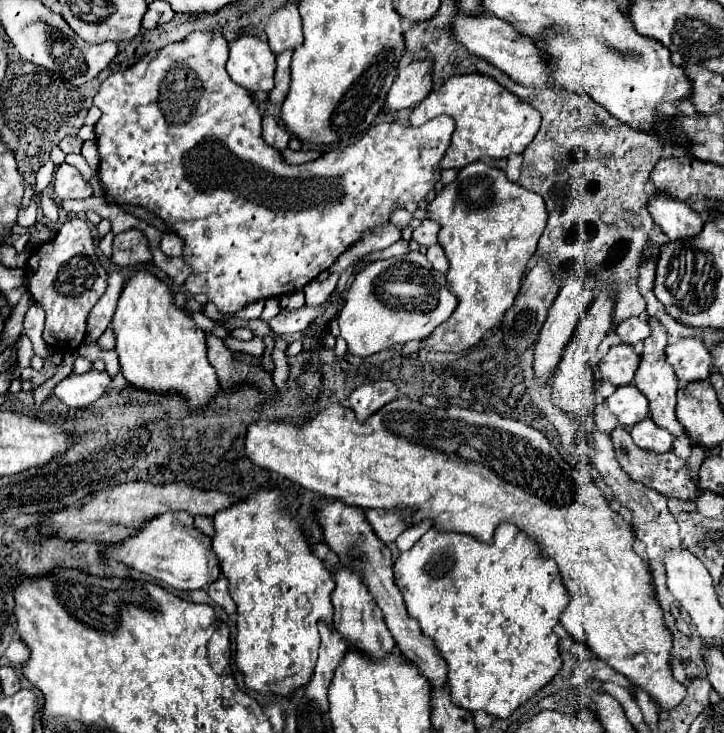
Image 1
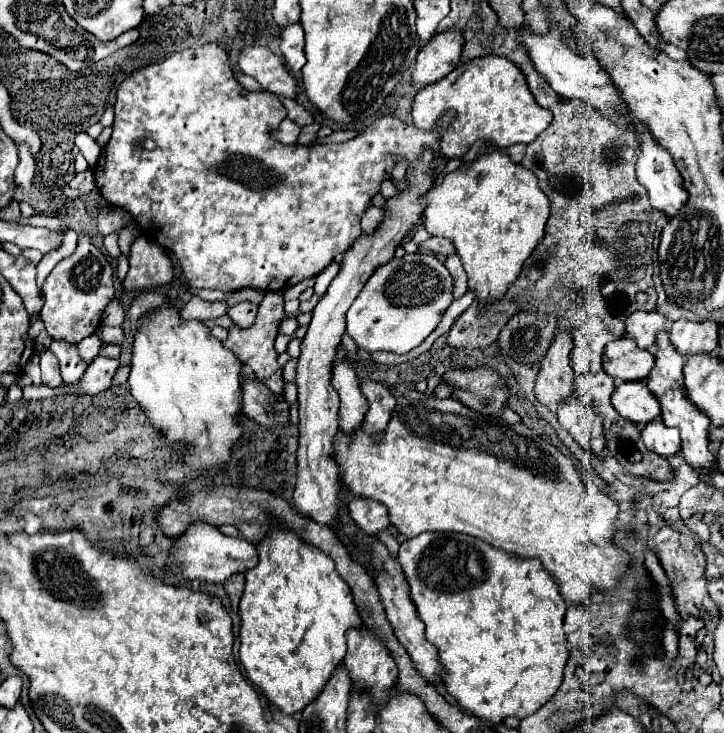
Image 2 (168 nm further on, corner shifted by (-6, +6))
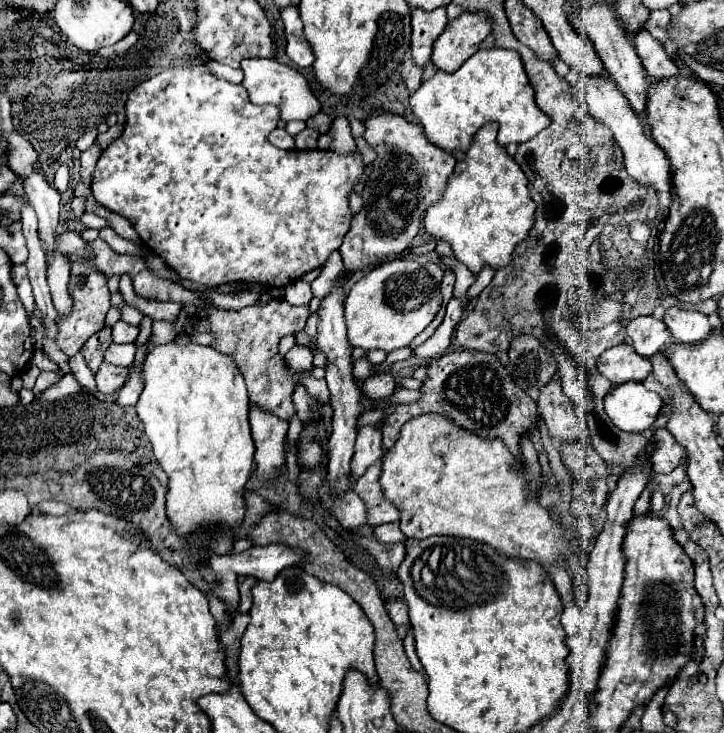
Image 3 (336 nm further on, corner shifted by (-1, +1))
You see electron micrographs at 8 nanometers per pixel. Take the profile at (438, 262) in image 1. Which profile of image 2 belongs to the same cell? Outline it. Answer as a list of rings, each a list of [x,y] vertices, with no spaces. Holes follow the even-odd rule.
[[[449,255],[445,259],[445,265],[447,265],[447,269],[449,269],[449,273],[451,273],[453,281],[455,281],[455,285],[453,285],[453,297],[459,299],[467,291],[467,273],[465,273],[465,269],[463,269],[463,265],[461,265],[461,261],[459,261],[457,255]]]

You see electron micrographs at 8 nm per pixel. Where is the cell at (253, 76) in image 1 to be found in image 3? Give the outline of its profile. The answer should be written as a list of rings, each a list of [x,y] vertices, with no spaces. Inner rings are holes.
[[[248,58],[248,60],[242,60],[240,68],[244,72],[242,86],[248,90],[250,100],[254,104],[278,106],[284,122],[308,120],[310,116],[314,116],[320,110],[320,102],[310,92],[306,78],[298,70],[292,70],[290,66],[284,66],[284,64],[276,62],[274,58]]]

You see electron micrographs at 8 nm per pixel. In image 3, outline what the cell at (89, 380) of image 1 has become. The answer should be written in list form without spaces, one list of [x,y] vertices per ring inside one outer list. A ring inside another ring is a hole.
[[[102,362],[100,368],[98,368],[98,372],[96,372],[98,392],[110,394],[116,388],[122,388],[124,380],[126,380],[126,374],[128,374],[128,370],[124,366],[112,366],[108,362]]]

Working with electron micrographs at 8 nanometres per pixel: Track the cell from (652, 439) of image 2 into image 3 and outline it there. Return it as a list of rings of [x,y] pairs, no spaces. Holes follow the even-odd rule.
[[[652,428],[650,462],[654,472],[672,472],[684,456],[684,448],[666,428]]]

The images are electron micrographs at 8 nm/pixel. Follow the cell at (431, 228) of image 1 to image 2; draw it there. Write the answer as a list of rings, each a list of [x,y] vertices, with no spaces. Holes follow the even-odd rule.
[[[431,237],[431,239],[423,241],[419,247],[429,249],[431,253],[439,253],[439,255],[443,255],[443,257],[447,257],[447,255],[453,255],[453,253],[455,253],[455,247],[451,245],[451,241],[441,239],[441,237]]]

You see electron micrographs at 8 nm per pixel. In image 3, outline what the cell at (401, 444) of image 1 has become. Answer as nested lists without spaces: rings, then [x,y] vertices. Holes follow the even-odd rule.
[[[420,414],[402,426],[396,444],[382,458],[382,474],[378,482],[384,498],[398,508],[400,530],[408,538],[422,540],[434,534],[470,538],[484,542],[510,558],[534,560],[544,568],[560,564],[560,560],[564,562],[570,556],[572,544],[564,538],[562,526],[554,522],[550,508],[540,504],[540,492],[530,494],[532,486],[526,474],[526,464],[518,462],[500,438],[488,440],[470,434],[470,430],[462,430],[444,414]]]

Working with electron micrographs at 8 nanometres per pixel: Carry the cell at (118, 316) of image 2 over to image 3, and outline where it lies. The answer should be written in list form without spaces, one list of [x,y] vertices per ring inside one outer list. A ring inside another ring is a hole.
[[[120,320],[112,326],[112,336],[114,336],[114,342],[136,342],[138,330],[134,330],[130,324]]]

